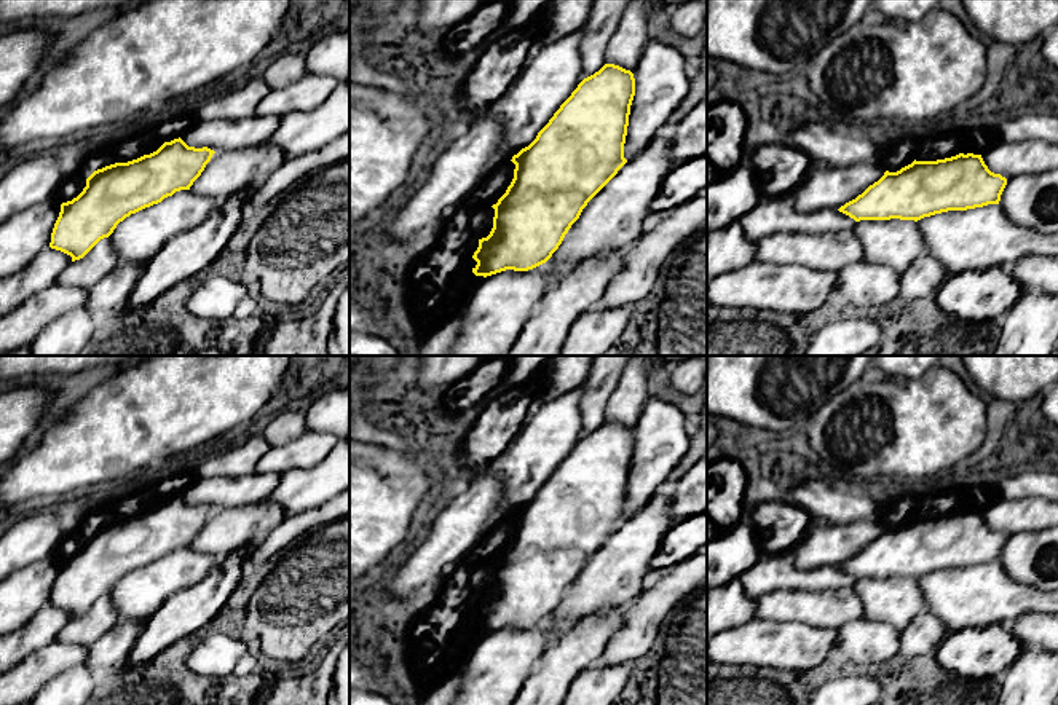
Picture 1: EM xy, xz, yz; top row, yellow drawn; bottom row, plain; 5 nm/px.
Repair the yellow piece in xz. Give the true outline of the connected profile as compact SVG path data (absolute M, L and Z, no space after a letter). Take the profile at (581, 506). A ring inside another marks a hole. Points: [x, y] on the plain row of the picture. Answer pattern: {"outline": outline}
{"outline": "M605 421L584 435L536 496L512 514L514 536L491 563L493 585L487 595L479 597L472 612L477 619L472 625L476 633L487 635L506 627L528 628L552 614L587 560L627 520L624 501L634 453L634 431Z"}

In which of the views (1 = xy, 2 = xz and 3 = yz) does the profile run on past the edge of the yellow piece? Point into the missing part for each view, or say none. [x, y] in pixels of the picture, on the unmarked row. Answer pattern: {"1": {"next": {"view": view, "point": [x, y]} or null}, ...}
{"1": {"next": null}, "2": {"next": null}, "3": {"next": null}}

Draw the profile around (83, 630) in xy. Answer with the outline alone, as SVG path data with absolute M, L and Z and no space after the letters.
M109 593L101 597L83 616L72 619L59 632L57 640L88 648L120 620L121 617Z

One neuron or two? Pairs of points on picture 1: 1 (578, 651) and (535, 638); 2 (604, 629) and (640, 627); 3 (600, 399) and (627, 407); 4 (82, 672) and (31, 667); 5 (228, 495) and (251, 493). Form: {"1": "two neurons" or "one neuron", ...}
{"1": "two neurons", "2": "two neurons", "3": "two neurons", "4": "two neurons", "5": "one neuron"}

